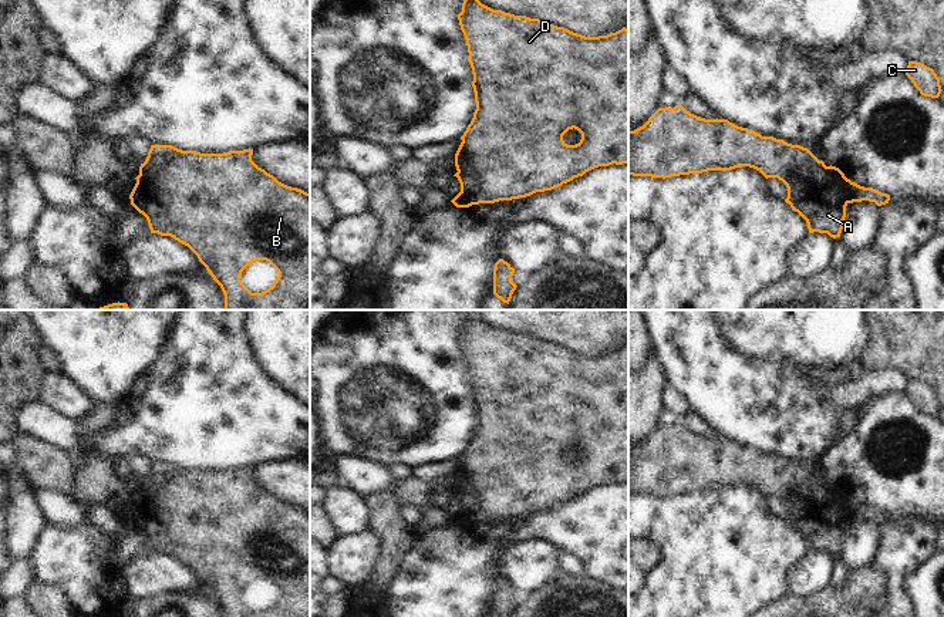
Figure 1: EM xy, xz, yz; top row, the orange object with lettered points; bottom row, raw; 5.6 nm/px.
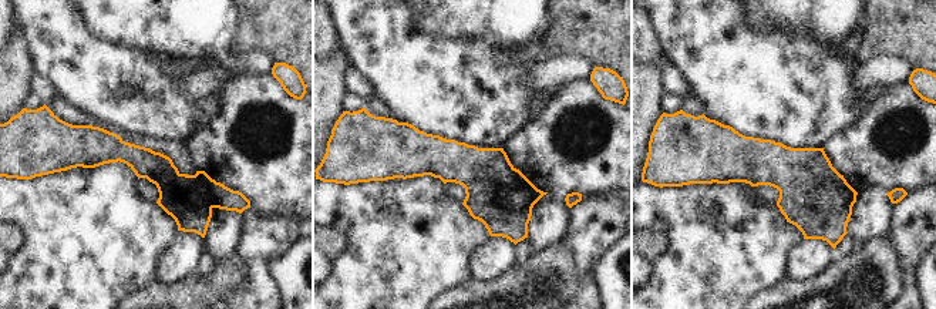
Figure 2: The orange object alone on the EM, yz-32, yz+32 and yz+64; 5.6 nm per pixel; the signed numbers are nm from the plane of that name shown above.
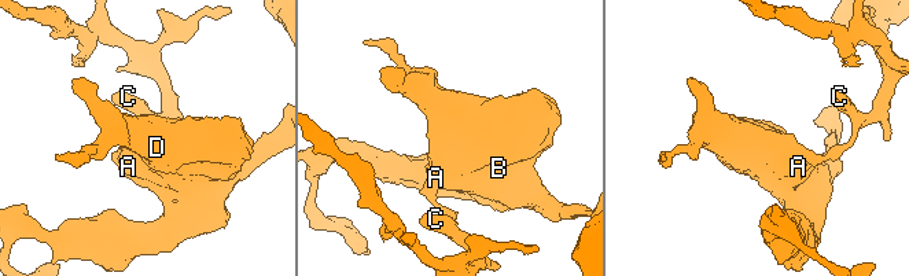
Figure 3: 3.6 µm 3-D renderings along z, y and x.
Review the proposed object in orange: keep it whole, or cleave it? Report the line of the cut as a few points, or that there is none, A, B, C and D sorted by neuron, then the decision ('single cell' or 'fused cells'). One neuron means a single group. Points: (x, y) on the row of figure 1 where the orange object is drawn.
cut yz (806, 174), (812, 182), (830, 186), (849, 202); groups A B D / C; fused cells

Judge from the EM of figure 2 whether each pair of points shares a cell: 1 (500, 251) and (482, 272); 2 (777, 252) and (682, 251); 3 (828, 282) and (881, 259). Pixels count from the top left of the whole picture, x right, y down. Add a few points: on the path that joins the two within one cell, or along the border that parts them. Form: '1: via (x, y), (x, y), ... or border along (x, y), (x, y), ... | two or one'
1: via (495, 257), (485, 266) | one
2: via (753, 252), (706, 251) | one
3: via (841, 275), (868, 259) | one

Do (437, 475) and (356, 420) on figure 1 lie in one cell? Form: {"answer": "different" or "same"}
{"answer": "different"}

